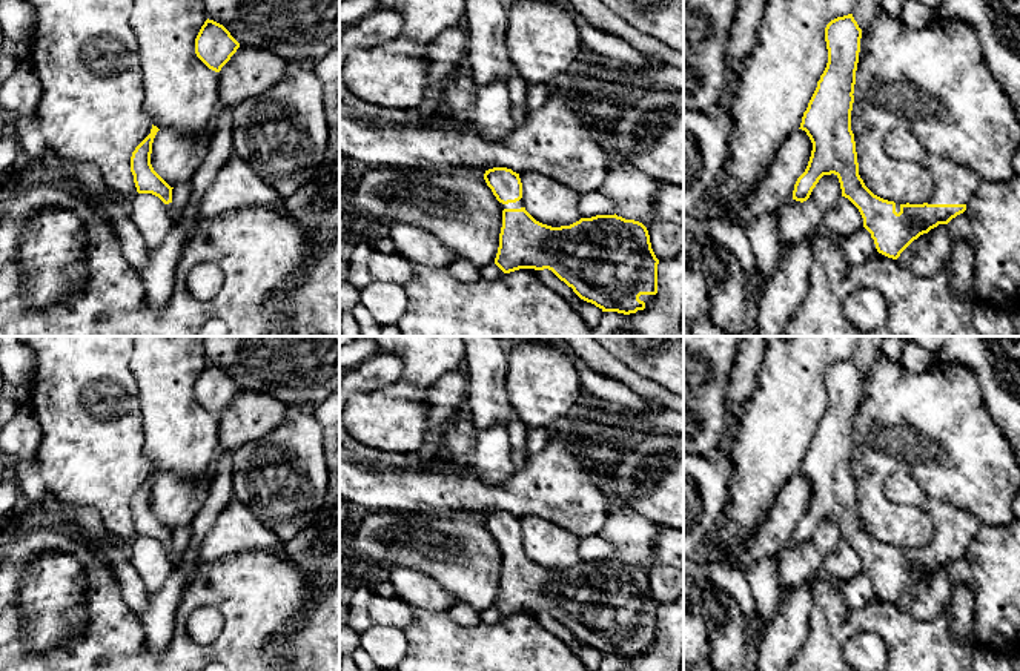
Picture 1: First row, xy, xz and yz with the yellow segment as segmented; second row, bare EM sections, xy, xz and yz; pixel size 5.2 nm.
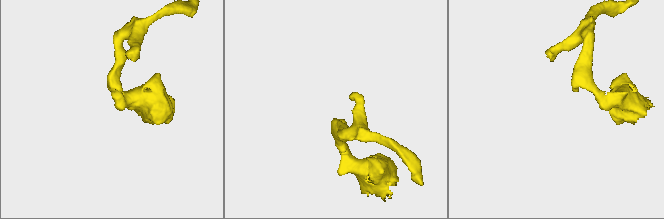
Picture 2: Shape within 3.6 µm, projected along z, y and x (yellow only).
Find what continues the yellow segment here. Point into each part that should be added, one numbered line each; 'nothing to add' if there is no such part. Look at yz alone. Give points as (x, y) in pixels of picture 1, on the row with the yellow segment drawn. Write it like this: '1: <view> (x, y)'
1: yz (951, 183)

